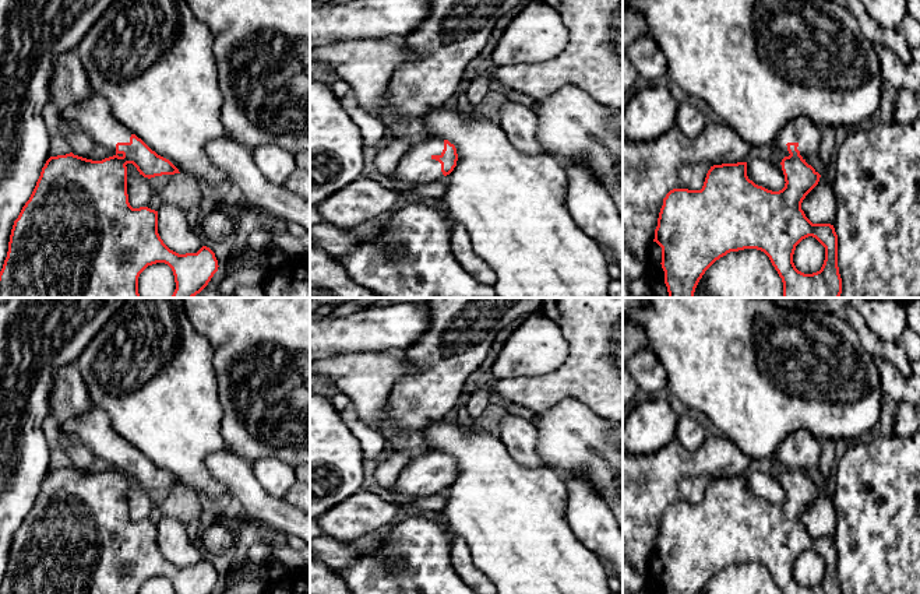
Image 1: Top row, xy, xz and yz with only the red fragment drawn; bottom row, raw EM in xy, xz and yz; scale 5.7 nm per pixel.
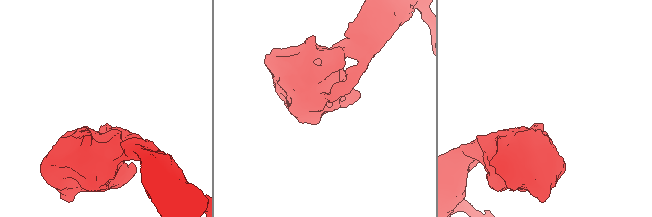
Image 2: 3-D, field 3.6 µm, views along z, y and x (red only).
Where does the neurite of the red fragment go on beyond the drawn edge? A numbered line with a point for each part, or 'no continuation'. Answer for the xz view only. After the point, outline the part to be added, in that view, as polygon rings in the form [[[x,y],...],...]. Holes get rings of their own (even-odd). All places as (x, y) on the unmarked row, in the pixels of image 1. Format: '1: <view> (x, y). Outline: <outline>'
1: xz (416, 480). Outline: [[[436,450],[410,457],[392,488],[396,499],[408,502],[445,491],[441,485],[441,477],[431,471],[433,468],[441,468],[443,463],[444,453]]]

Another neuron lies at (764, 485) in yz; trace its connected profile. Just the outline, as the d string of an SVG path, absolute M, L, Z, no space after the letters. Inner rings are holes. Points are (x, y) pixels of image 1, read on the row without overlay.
M750 470L745 475L747 489L755 498L772 505L779 505L785 500L785 488L779 477L758 470Z

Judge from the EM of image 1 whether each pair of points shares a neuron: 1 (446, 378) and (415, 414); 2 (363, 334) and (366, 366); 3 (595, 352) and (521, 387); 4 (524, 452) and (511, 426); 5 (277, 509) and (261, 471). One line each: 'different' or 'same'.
1: same
2: different
3: same
4: same
5: different

